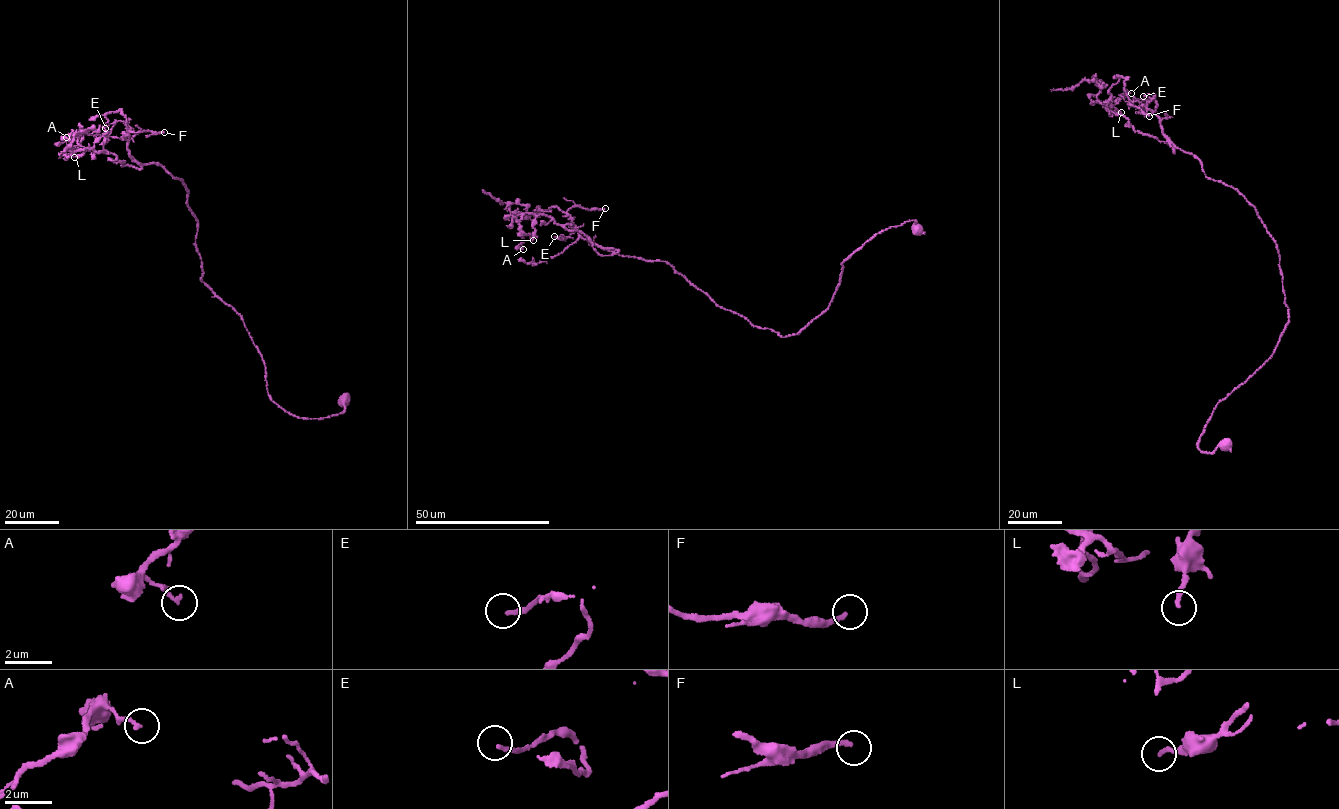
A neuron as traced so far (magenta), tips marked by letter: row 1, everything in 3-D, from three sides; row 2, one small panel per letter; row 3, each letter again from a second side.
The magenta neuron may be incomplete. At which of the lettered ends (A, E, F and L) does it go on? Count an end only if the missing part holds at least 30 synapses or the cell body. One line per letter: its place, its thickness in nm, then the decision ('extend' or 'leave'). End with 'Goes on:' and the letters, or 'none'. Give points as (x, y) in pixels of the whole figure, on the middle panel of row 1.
A: at (523, 249); 180 nm thick; leave
E: at (554, 236); 170 nm thick; leave
F: at (605, 208); 200 nm thick; extend
L: at (533, 240); 160 nm thick; leave
Goes on: F

